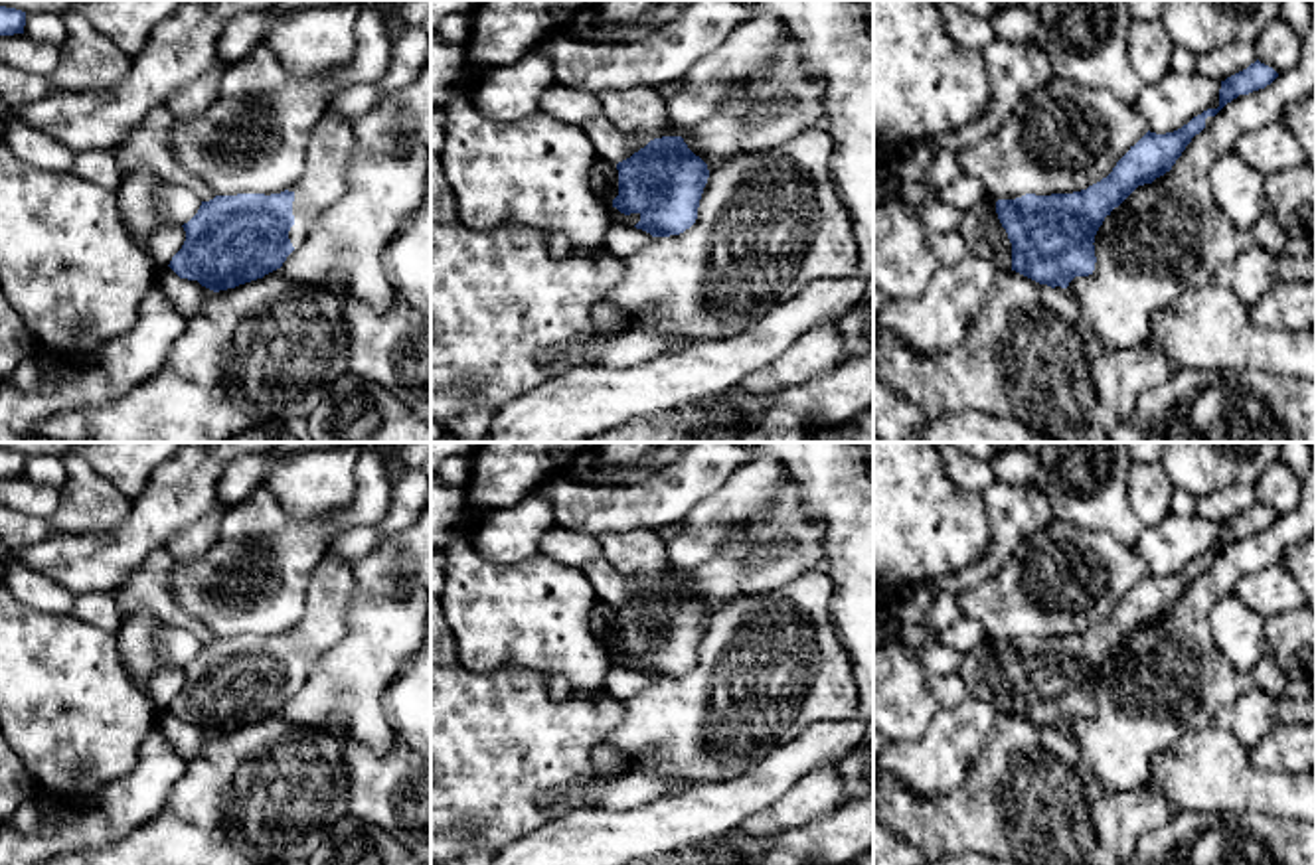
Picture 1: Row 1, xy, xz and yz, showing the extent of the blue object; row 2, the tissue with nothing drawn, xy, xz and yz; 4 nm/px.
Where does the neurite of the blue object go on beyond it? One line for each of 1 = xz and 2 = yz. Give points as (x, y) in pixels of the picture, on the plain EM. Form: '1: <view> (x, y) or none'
1: xz (641, 553)
2: yz (981, 670)

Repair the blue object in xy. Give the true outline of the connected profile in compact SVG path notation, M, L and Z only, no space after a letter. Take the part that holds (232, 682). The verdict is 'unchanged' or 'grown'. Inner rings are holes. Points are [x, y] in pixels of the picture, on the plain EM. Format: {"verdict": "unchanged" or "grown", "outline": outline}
{"verdict": "grown", "outline": "M324 557L310 575L304 614L290 630L271 638L237 636L202 644L198 656L182 668L186 683L168 709L180 721L198 723L213 735L281 711L287 699L306 685L310 669L346 636L352 592L352 565L338 557Z"}

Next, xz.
{"verdict": "grown", "outline": "M636 529L599 535L603 557L628 579L652 583L617 606L618 638L613 650L638 656L634 668L652 679L680 677L698 662L709 620L707 606L696 598L666 559L658 531Z"}

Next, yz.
{"verdict": "grown", "outline": "M1257 502L1247 511L1221 523L1217 551L1203 553L1174 575L1156 577L1148 573L1101 624L1073 636L1026 636L1016 642L998 644L986 640L962 656L956 673L964 679L970 697L992 703L998 713L1016 713L1039 727L1067 731L1075 719L1093 717L1097 705L1093 685L1105 660L1110 658L1110 654L1118 650L1138 628L1152 626L1156 620L1170 614L1192 581L1205 571L1207 559L1215 559L1239 537L1265 531L1276 519L1278 515L1273 510Z"}

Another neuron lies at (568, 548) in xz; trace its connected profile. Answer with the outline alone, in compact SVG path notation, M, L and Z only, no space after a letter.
M553 525L539 541L539 555L571 569L585 569L589 561L603 557L603 547L597 535Z

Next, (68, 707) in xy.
M0 581L0 733L40 792L79 798L126 776L156 725L156 711L148 691L130 679L115 634L71 612L30 608Z

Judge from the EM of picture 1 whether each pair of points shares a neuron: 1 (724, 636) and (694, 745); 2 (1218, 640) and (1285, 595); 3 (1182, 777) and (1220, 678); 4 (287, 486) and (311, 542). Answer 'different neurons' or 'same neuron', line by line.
1: same neuron
2: different neurons
3: different neurons
4: different neurons

